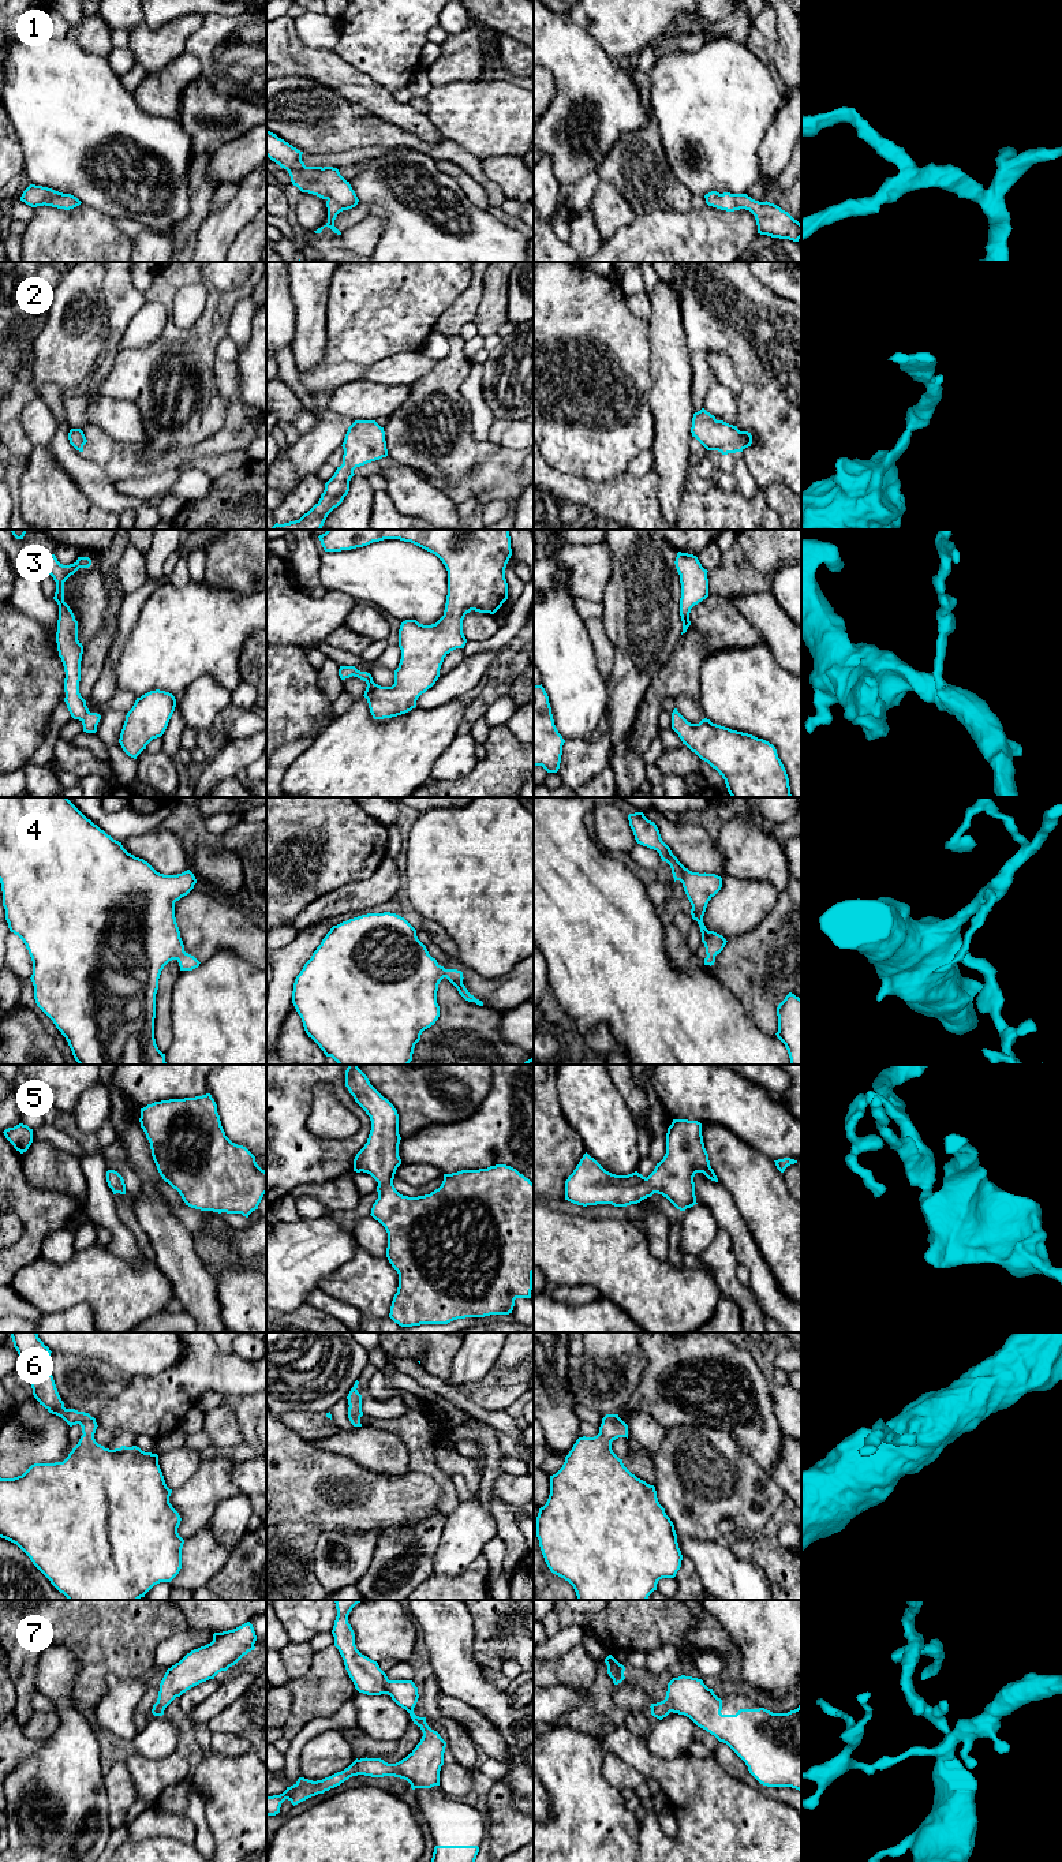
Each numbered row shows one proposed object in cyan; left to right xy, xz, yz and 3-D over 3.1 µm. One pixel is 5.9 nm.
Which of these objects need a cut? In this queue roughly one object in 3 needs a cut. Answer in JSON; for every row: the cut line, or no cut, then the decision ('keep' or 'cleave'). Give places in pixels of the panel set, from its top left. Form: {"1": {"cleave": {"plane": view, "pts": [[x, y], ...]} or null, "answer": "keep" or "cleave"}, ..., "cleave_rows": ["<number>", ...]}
{"1": {"cleave": null, "answer": "keep"}, "2": {"cleave": null, "answer": "keep"}, "3": {"cleave": null, "answer": "keep"}, "4": {"cleave": null, "answer": "keep"}, "5": {"cleave": null, "answer": "keep"}, "6": {"cleave": null, "answer": "keep"}, "7": {"cleave": null, "answer": "keep"}, "cleave_rows": []}

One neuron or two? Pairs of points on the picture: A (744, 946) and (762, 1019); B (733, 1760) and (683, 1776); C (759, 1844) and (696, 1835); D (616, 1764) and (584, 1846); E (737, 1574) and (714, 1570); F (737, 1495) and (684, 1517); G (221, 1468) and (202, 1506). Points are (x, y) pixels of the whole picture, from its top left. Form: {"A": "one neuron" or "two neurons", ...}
{"A": "one neuron", "B": "two neurons", "C": "one neuron", "D": "two neurons", "E": "one neuron", "F": "one neuron", "G": "one neuron"}

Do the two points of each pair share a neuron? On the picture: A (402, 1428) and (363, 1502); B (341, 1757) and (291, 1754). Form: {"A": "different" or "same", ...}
{"A": "different", "B": "different"}

